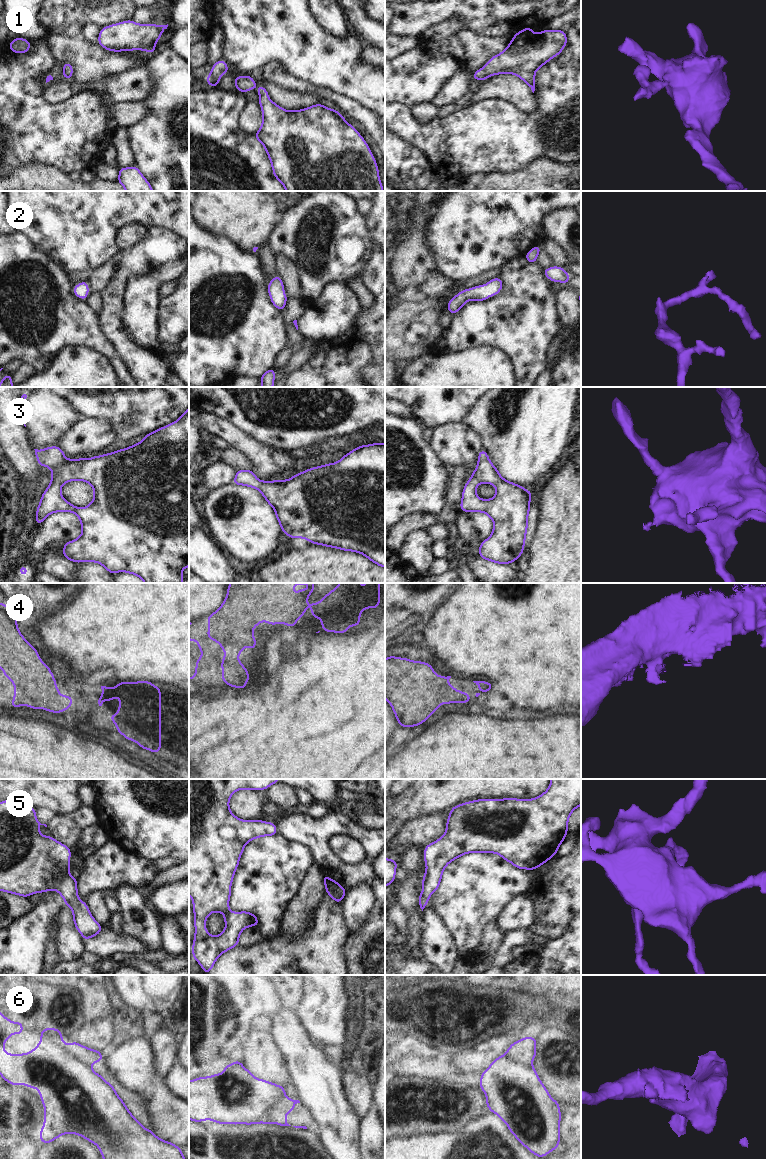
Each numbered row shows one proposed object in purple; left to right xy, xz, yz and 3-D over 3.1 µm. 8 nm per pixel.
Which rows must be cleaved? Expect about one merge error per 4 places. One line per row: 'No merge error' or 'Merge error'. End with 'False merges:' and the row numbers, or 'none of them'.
1: No merge error
2: No merge error
3: No merge error
4: No merge error
5: No merge error
6: Merge error
False merges: 6

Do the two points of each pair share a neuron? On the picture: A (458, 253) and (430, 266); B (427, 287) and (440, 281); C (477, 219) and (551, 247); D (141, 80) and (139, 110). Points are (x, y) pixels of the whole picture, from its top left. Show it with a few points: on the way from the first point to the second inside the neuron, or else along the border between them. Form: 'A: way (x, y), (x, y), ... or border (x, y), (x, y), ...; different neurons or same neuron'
A: border (426, 242), (435, 260), (437, 270); different neurons
B: way (430, 287), (437, 284); same neuron
C: border (547, 238), (540, 245); different neurons
D: border (141, 101), (121, 101), (117, 104); different neurons

